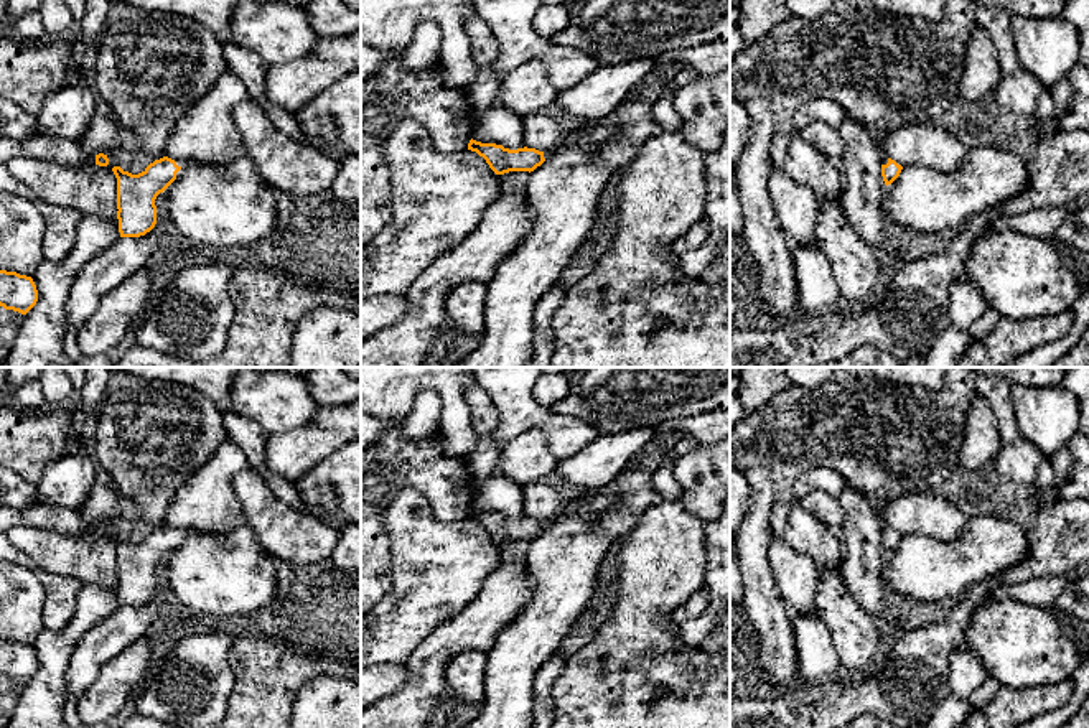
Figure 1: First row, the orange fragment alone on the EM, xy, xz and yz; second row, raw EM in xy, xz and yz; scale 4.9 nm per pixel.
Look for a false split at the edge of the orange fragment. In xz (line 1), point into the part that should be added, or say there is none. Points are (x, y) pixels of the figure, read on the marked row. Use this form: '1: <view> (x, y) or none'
1: xz (570, 137)

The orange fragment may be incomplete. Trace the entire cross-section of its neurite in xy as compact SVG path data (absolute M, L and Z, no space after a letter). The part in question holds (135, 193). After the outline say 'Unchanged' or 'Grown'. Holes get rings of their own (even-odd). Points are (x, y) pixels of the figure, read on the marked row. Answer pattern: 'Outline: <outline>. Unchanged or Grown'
Outline: M163 156L138 175L114 166L120 237L140 237L150 232L157 224L157 196L194 165L199 163Z. Grown

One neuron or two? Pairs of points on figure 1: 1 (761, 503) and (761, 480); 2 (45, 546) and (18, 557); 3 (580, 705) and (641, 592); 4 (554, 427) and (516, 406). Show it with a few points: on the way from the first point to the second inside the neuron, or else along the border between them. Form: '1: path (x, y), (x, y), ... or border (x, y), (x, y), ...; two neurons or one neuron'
1: path (761, 498), (761, 485); one neuron
2: border (17, 547), (38, 567), (58, 575); two neurons
3: path (608, 677), (640, 646), (641, 620); one neuron
4: path (544, 417), (526, 414); one neuron

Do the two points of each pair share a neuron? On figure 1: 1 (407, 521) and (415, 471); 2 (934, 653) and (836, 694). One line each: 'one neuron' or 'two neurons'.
1: two neurons
2: one neuron

